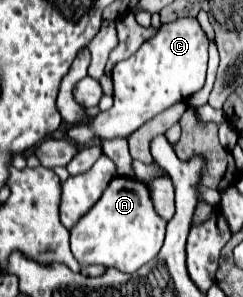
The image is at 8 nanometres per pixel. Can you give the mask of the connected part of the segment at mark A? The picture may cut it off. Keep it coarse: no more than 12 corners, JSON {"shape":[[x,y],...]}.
{"shape":[[115,178],[71,228],[81,266],[135,272],[161,250],[149,190]]}

